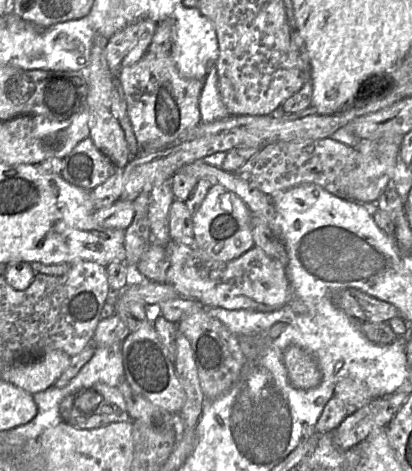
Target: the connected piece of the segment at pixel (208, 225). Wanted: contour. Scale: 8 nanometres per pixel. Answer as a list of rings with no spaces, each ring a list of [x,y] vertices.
[[[212,186],[197,212],[192,215],[193,238],[198,247],[214,260],[228,262],[254,247],[252,213],[247,205],[224,186]]]

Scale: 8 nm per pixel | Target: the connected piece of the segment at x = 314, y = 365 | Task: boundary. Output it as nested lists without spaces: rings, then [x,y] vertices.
[[[291,345],[283,352],[283,362],[288,379],[292,386],[298,389],[317,387],[322,379],[322,373],[315,357],[305,349]]]

